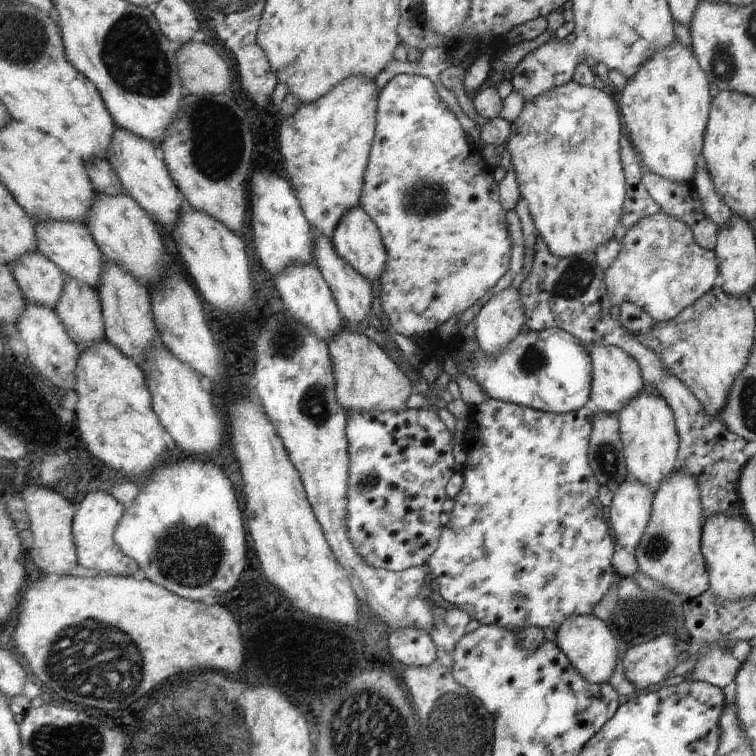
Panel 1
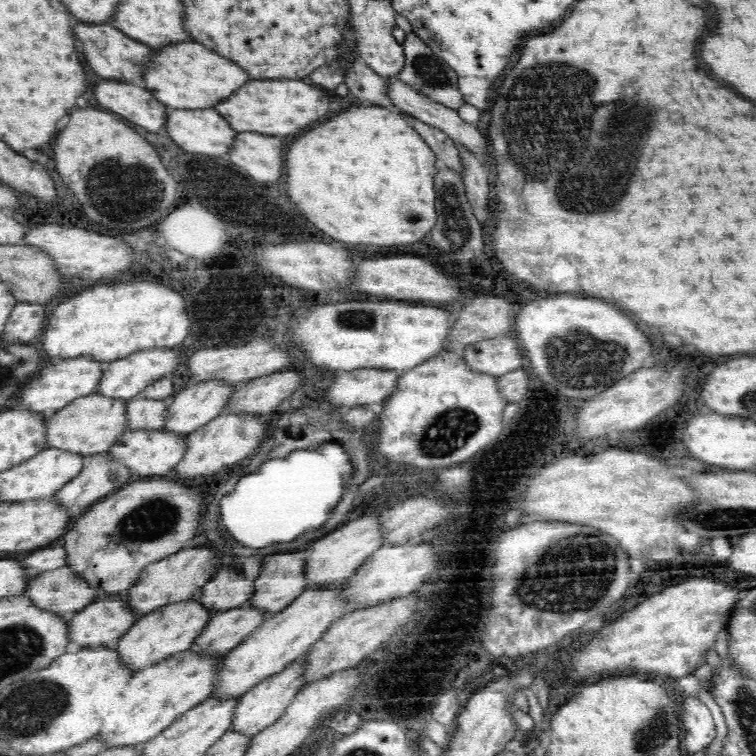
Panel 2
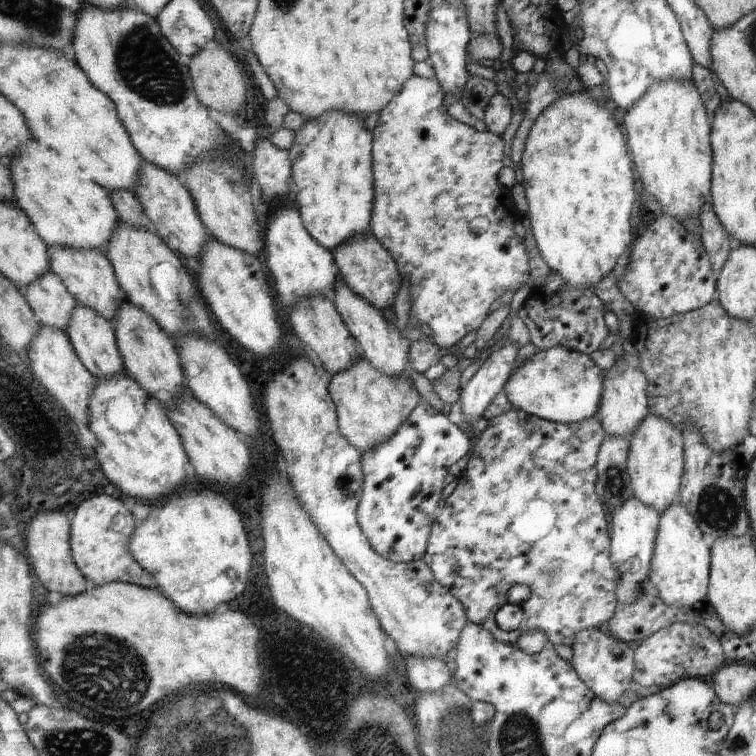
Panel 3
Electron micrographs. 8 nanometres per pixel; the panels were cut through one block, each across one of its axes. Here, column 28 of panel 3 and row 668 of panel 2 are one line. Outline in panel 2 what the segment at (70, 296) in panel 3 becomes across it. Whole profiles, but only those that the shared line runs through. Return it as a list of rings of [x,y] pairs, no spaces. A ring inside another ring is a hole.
[[[303,658],[294,661],[286,667],[284,672],[272,675],[264,682],[246,692],[234,706],[234,716],[231,717],[230,731],[244,737],[256,736],[259,732],[265,731],[270,725],[278,722],[278,719],[286,712],[292,699],[302,687],[302,679],[299,678],[299,669],[302,668]]]

